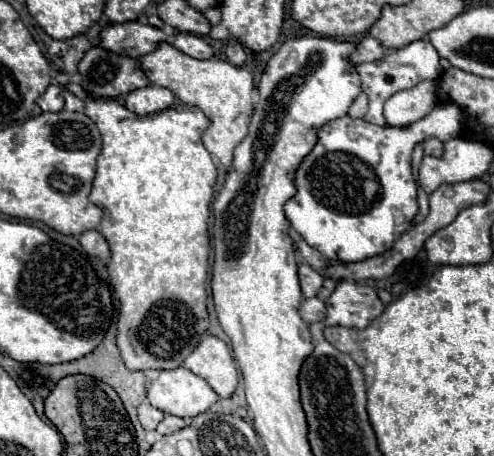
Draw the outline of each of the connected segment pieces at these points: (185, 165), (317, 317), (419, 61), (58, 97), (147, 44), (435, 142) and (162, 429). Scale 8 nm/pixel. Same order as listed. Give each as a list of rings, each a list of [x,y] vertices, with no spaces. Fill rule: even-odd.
[[[58,73],[56,81],[62,83],[66,89],[74,89],[78,97],[86,97],[86,115],[96,123],[102,135],[102,151],[98,155],[98,167],[96,167],[96,177],[92,181],[92,193],[90,201],[98,205],[104,212],[104,219],[100,223],[100,233],[110,245],[110,261],[106,265],[108,275],[112,279],[114,293],[120,301],[120,315],[118,315],[118,335],[116,335],[116,345],[120,349],[120,355],[130,371],[146,371],[146,369],[176,369],[182,365],[186,355],[200,343],[204,331],[208,329],[208,313],[206,313],[206,269],[208,269],[208,253],[210,253],[210,241],[208,241],[208,217],[210,217],[210,201],[214,195],[214,183],[216,183],[216,165],[212,163],[210,153],[204,149],[200,135],[208,127],[208,119],[198,107],[190,107],[184,103],[172,105],[170,109],[164,109],[154,115],[146,117],[132,117],[132,113],[120,105],[114,99],[90,99],[86,91],[80,85],[74,85],[68,81],[66,73]]]
[[[318,297],[304,299],[304,301],[302,301],[302,305],[300,305],[300,317],[302,317],[306,323],[324,321],[324,317],[326,317],[326,307],[324,307],[324,301],[320,301]]]
[[[420,39],[414,41],[402,49],[390,49],[386,51],[386,55],[380,61],[372,61],[372,63],[360,63],[356,65],[356,73],[360,75],[362,81],[362,91],[368,95],[370,99],[370,109],[366,113],[366,121],[372,121],[376,125],[386,125],[384,115],[382,115],[382,105],[388,97],[392,97],[398,91],[404,89],[412,89],[422,81],[430,81],[430,79],[438,79],[438,75],[442,73],[440,67],[440,55],[434,49],[434,45],[428,39]]]
[[[54,83],[54,85],[50,85],[50,87],[38,97],[36,103],[40,105],[42,111],[62,111],[62,107],[64,107],[64,97],[62,97],[62,93],[64,93],[64,87],[58,85],[58,83]]]
[[[138,21],[108,25],[100,33],[100,47],[116,55],[142,57],[156,49],[156,43],[166,41],[166,33],[152,25],[142,25]]]
[[[428,139],[424,141],[424,155],[432,155],[432,157],[442,157],[444,153],[444,147],[442,147],[442,141],[440,139]]]
[[[166,415],[162,419],[162,423],[156,427],[156,431],[160,435],[168,435],[168,433],[174,433],[174,431],[180,431],[182,427],[186,427],[186,421],[182,417],[174,417],[174,415]]]

